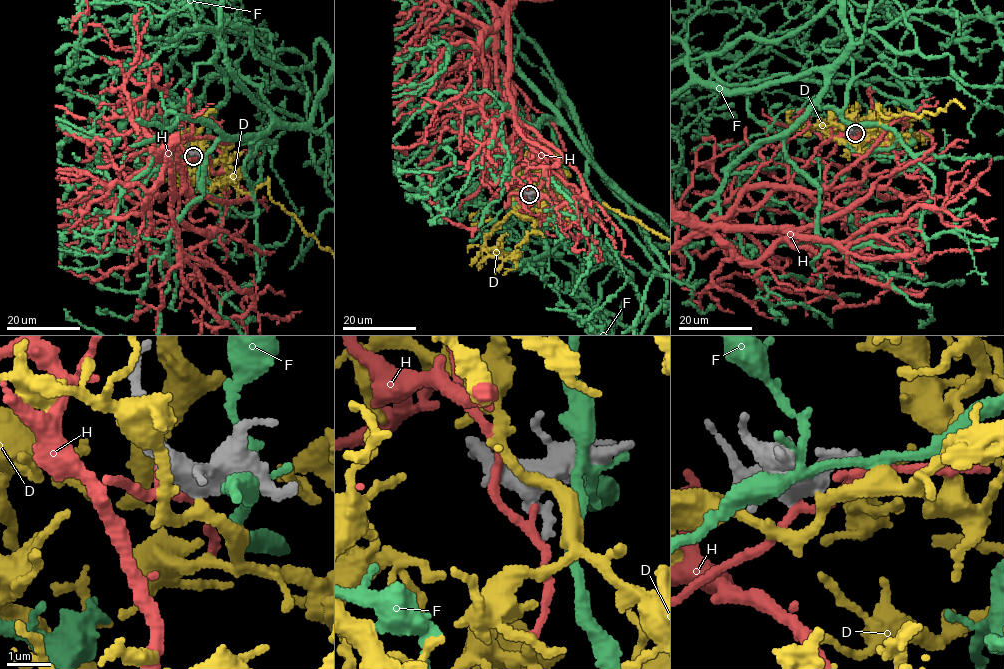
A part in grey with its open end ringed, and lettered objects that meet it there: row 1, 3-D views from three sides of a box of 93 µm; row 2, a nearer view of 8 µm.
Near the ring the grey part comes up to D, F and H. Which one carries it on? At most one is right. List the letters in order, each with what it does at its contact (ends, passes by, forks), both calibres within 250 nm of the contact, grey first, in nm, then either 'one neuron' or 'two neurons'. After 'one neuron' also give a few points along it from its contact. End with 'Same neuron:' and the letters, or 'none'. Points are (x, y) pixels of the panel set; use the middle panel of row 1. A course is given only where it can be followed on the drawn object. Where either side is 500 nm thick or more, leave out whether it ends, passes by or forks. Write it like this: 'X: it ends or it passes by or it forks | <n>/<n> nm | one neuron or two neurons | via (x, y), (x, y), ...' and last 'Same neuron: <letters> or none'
D: it passes by | 400/240 nm | one neuron
F: it forks | 440/280 nm | two neurons
H: it passes by | 440/150 nm | two neurons
Same neuron: D

